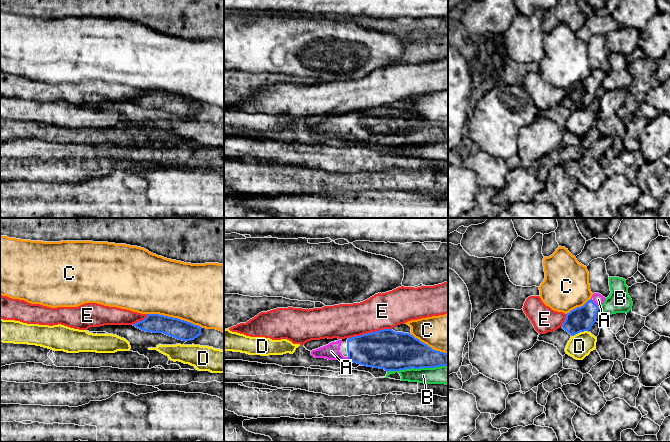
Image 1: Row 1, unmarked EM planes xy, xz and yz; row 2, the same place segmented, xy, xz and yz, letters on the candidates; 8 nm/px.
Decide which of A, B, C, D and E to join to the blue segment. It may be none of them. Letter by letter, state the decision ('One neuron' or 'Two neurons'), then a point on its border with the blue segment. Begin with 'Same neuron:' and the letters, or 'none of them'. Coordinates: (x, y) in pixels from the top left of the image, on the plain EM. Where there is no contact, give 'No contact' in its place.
Same neuron: A
A: One neuron. Touches blue at yz (593, 78)
B: Two neurons. Touches blue at xz (417, 144)
C: Two neurons. Touches blue at xy (175, 94)
D: Two neurons. Touches blue at yz (579, 108)
E: Two neurons. Touches blue at xz (369, 109)

